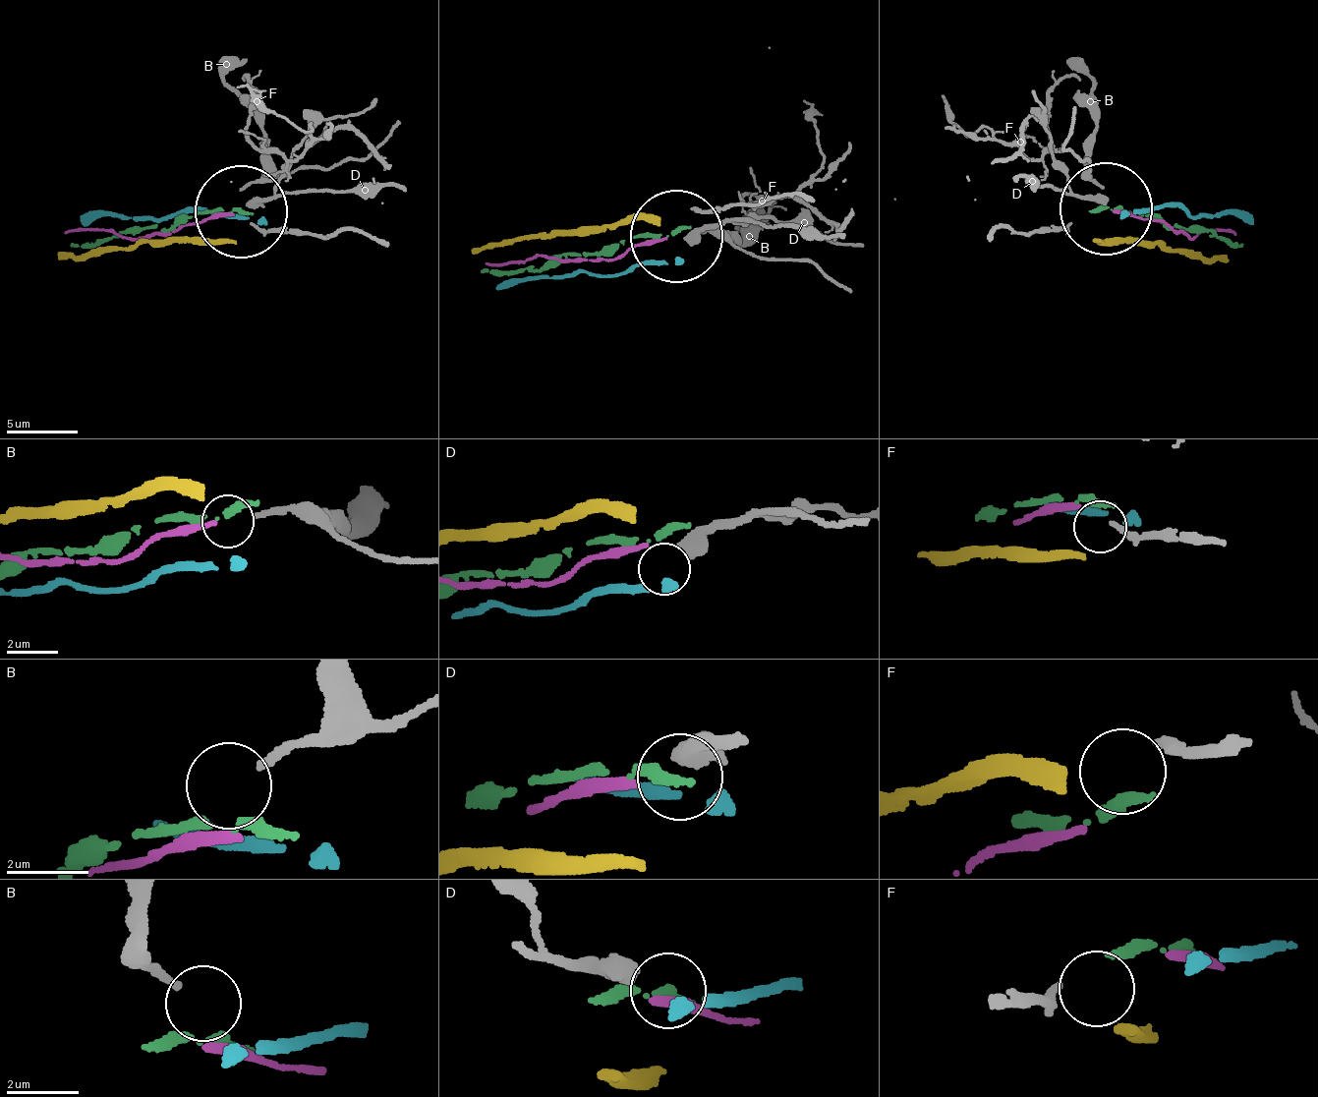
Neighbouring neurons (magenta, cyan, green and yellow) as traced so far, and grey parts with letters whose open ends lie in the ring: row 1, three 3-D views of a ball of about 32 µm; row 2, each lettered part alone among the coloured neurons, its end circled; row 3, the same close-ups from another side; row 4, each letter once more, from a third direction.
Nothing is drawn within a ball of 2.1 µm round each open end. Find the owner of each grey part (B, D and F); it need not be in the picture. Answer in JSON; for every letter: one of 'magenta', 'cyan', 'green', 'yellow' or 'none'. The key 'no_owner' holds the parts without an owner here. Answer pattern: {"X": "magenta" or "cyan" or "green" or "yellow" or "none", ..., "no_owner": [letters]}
{"B": "none", "D": "none", "F": "none", "no_owner": ["B", "D", "F"]}

